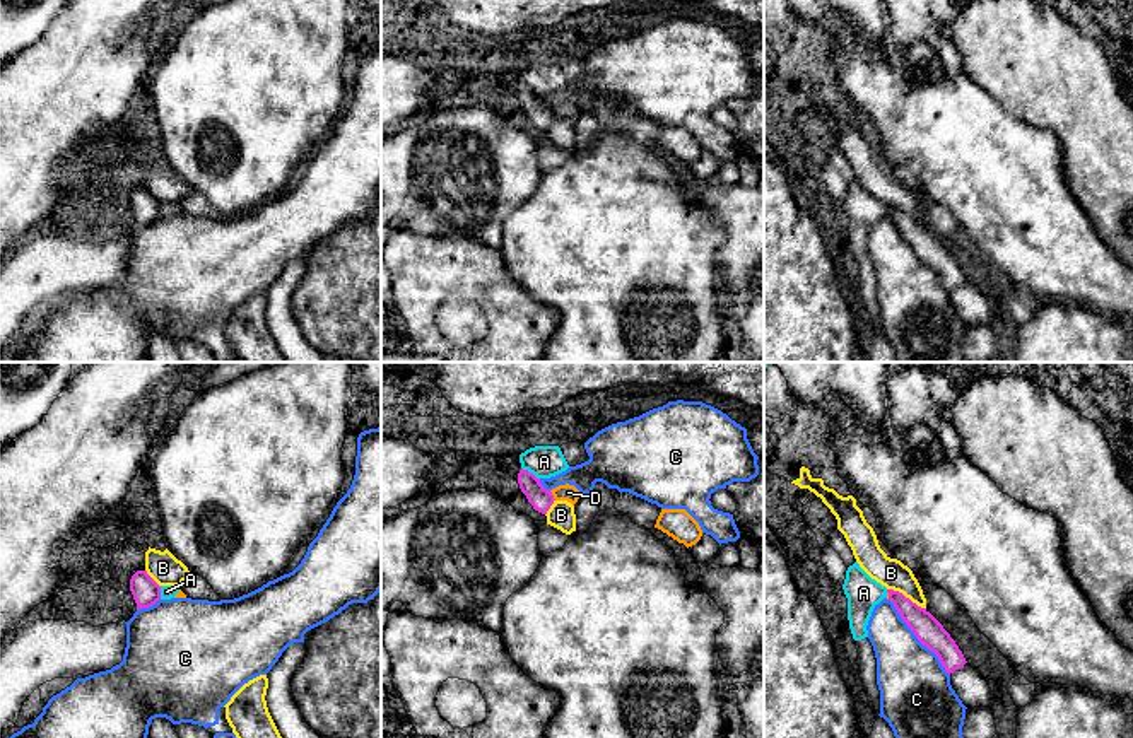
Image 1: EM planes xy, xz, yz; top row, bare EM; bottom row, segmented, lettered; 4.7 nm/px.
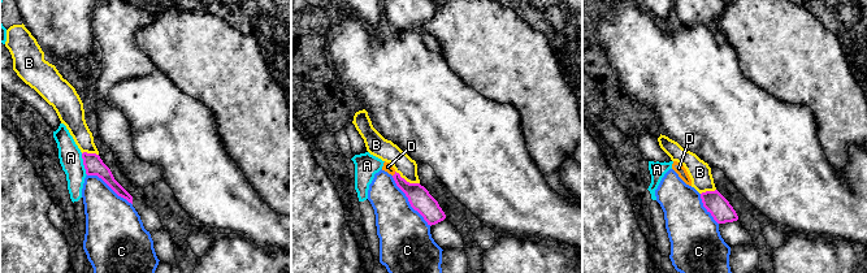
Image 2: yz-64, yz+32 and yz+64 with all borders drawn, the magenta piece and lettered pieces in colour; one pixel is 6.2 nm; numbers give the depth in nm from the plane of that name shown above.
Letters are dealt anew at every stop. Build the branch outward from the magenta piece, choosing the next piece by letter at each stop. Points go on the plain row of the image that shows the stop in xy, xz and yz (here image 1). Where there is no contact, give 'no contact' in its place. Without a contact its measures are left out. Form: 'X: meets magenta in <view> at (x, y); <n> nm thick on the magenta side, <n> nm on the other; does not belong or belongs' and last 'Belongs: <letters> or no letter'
A: meets magenta in xz at (528, 89); 100 nm thick on the magenta side, 160 nm on the other; does not belong
B: meets magenta in yz at (904, 214); 140 nm thick on the magenta side, 140 nm on the other; does not belong
C: meets magenta in yz at (916, 253); 140 nm thick on the magenta side, 340 nm on the other; does not belong
D: meets magenta in xz at (552, 113); 100 nm thick on the magenta side, 80 nm on the other; does not belong
Belongs: no letter

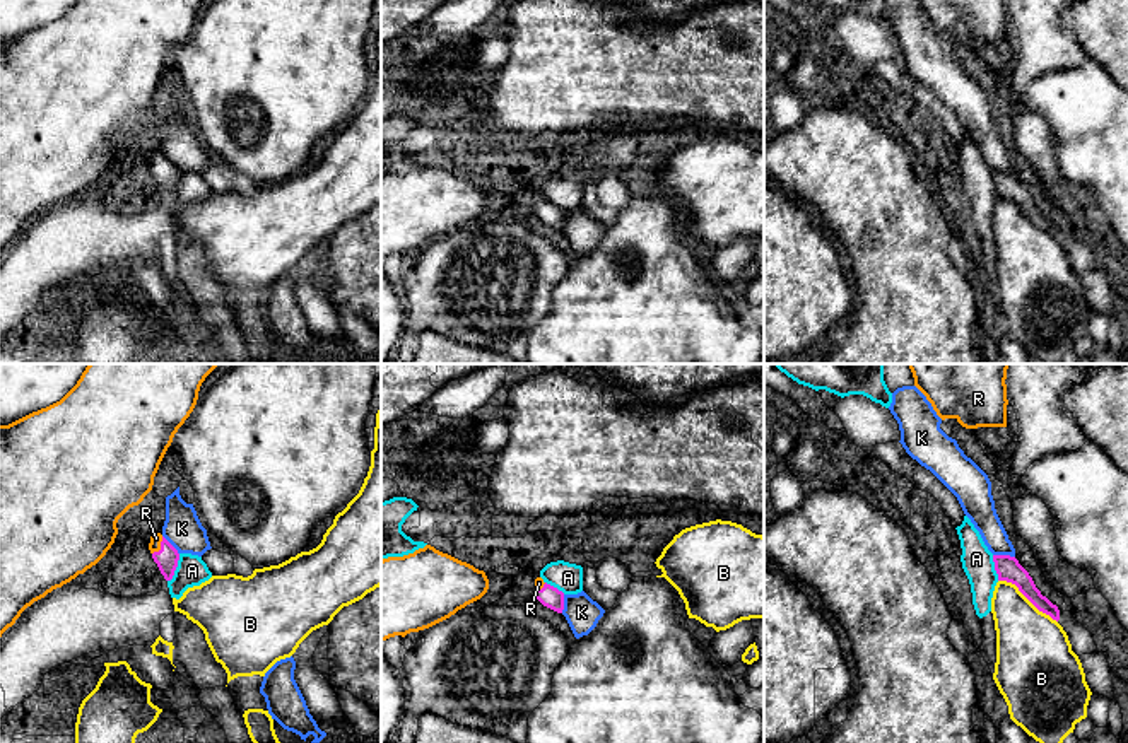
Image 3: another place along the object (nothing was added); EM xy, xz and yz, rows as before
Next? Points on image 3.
A: meets magenta in xy at (176, 183); 110 nm thick on the magenta side, 140 nm on the other; does not belong
B: meets magenta in yz at (1028, 216); 120 nm thick on the magenta side, 360 nm on the other; does not belong
K: meets magenta in yz at (1004, 173); 120 nm thick on the magenta side, 140 nm on the other; does not belong
R: meets magenta in xy at (161, 164); 110 nm thick on the magenta side, 60 nm on the other; belongs
Belongs: R

